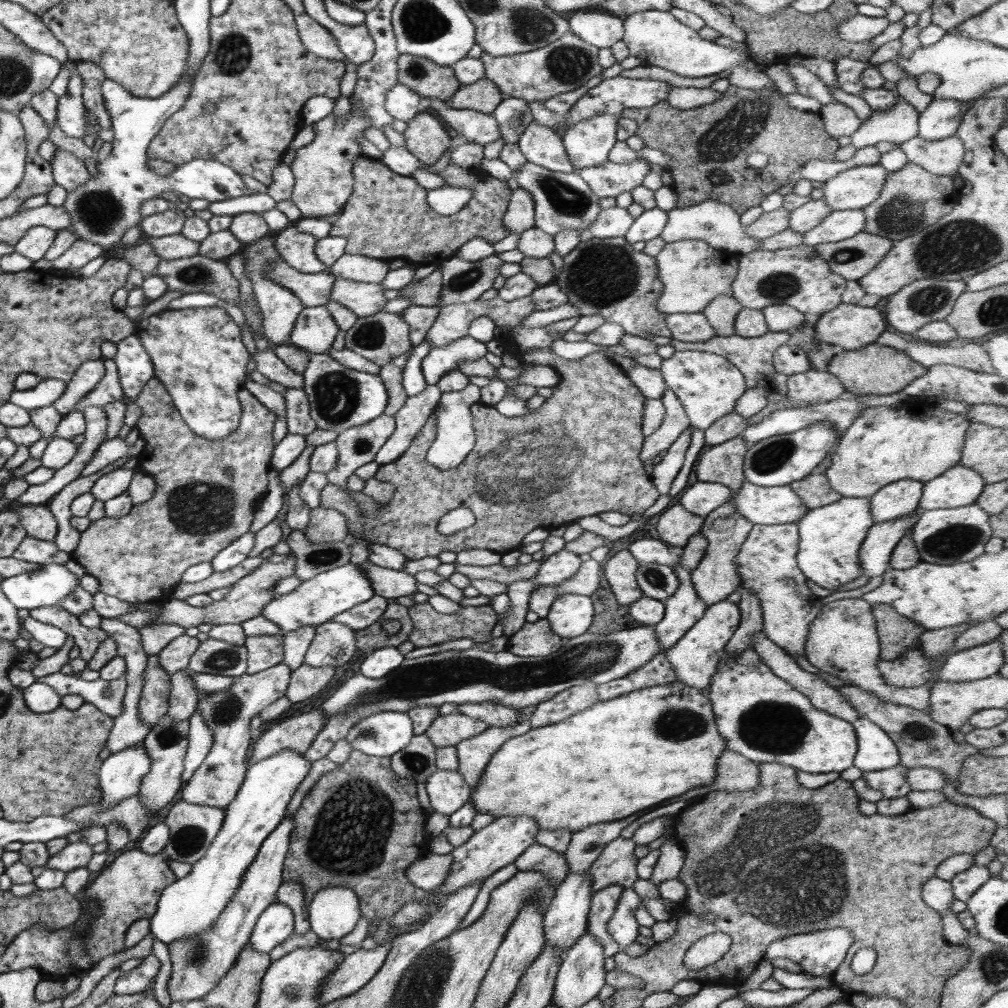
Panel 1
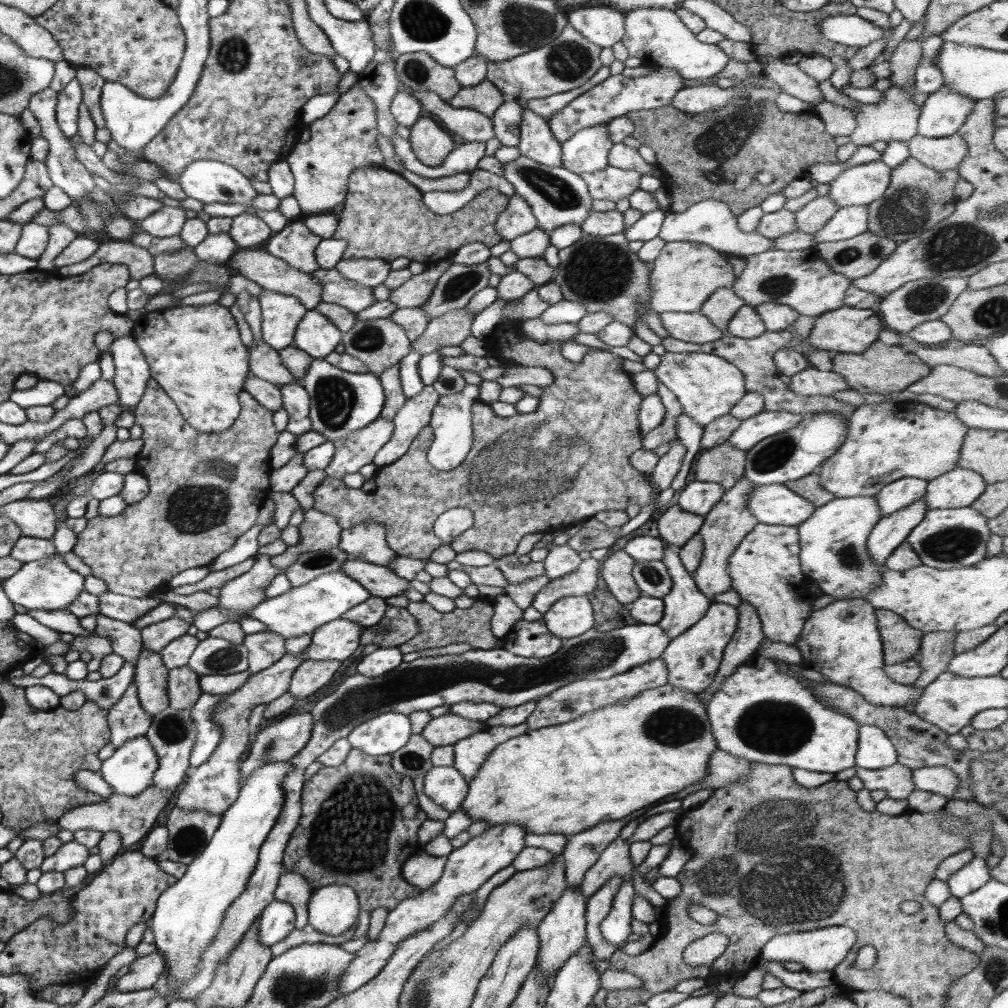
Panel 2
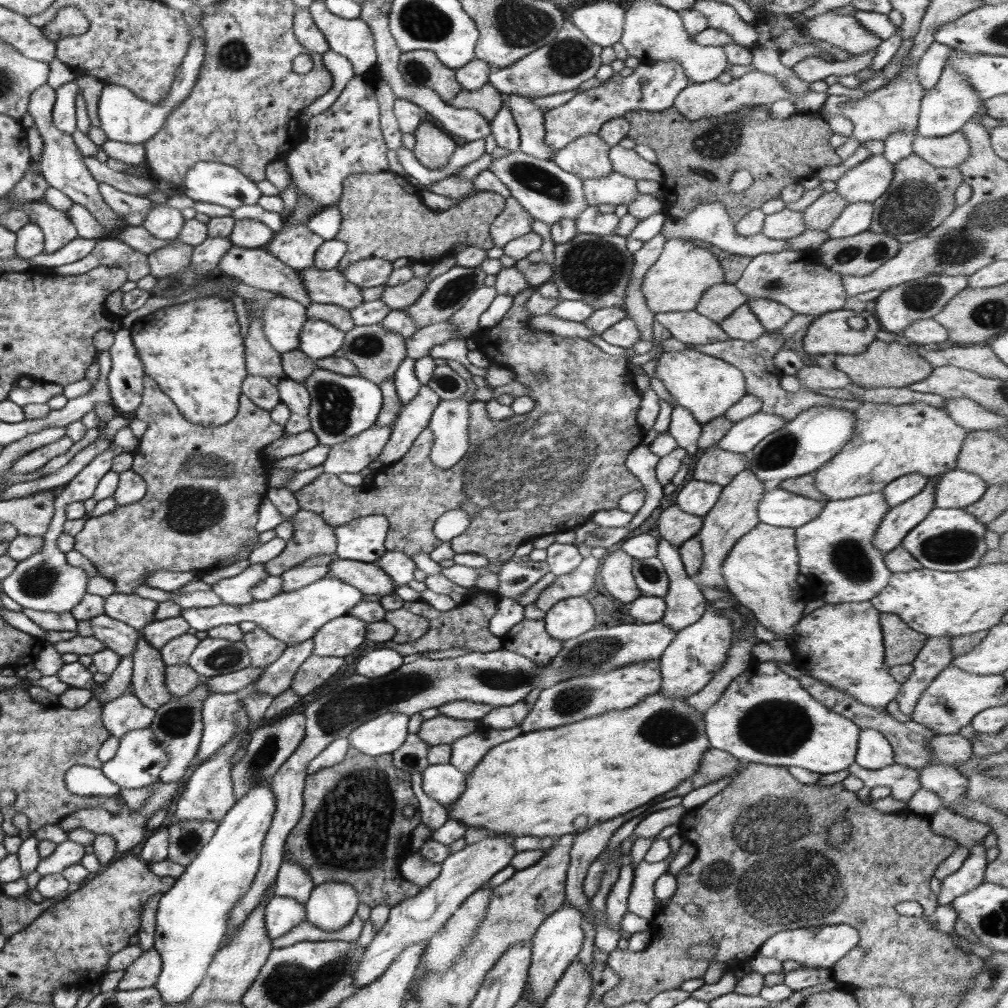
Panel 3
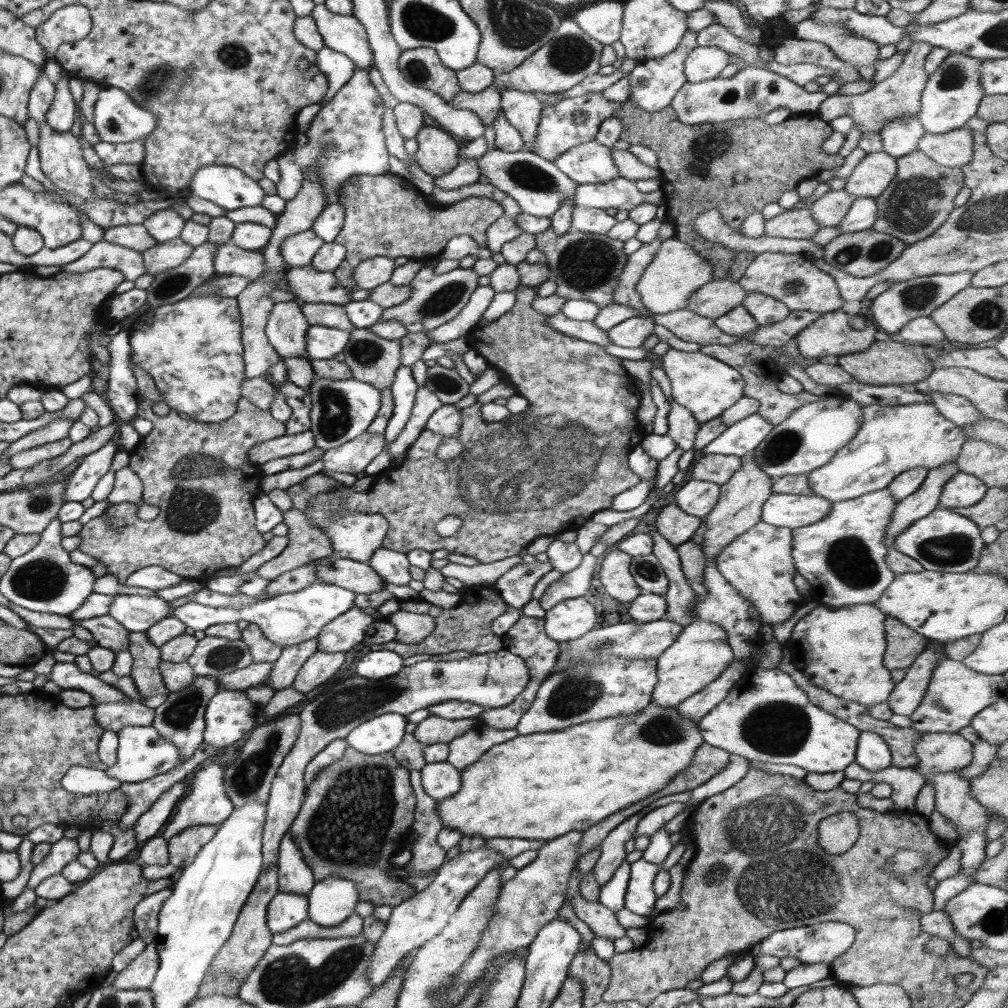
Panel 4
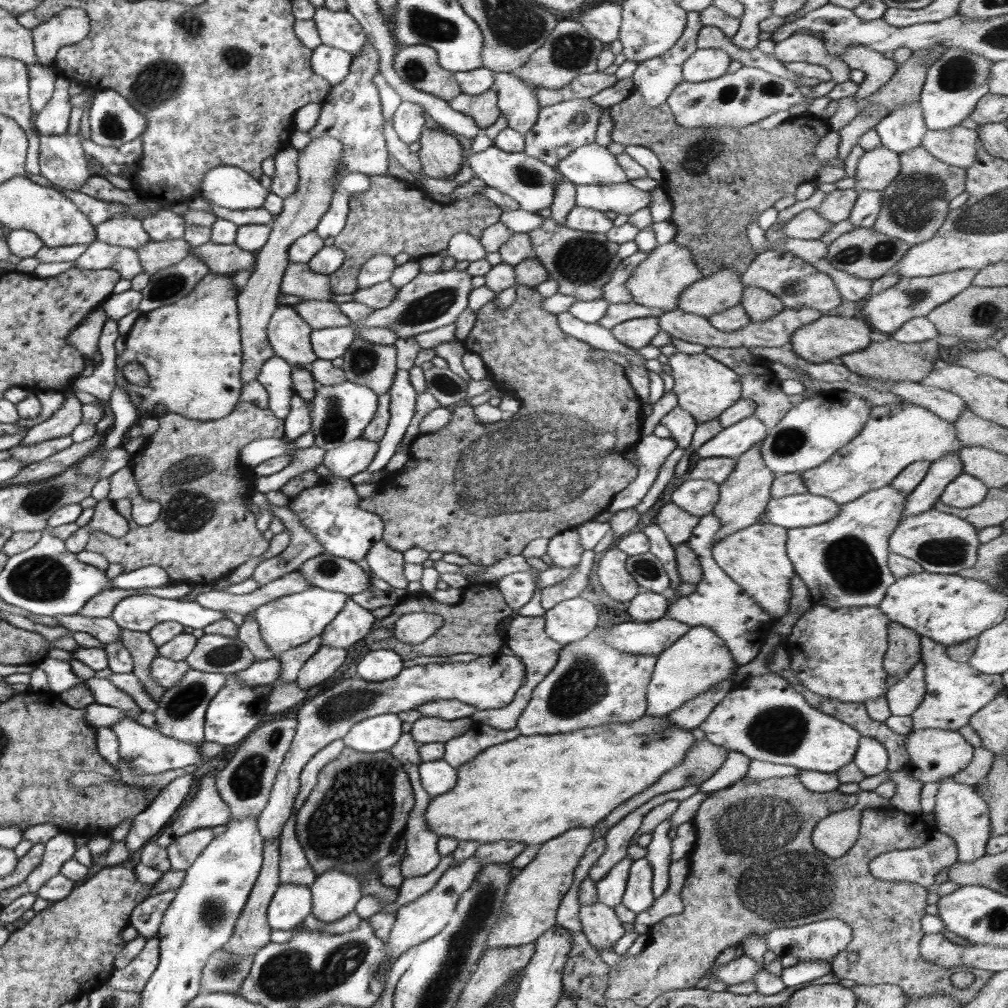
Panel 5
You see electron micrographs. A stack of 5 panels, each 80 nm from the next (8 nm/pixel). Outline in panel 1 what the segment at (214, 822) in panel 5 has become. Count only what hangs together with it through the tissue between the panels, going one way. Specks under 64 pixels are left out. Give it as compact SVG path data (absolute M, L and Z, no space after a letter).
M281 663L257 674L242 674L234 678L234 684L228 690L200 693L197 709L204 724L212 731L212 747L192 778L181 788L181 800L222 809L233 801L248 767L246 753L252 742L249 729L251 720L265 706L285 696L290 678L290 668Z

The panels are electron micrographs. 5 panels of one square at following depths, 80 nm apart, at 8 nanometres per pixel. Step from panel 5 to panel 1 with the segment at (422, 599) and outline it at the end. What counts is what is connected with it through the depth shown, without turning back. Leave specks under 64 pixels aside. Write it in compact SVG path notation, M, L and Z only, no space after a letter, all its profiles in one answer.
M414 603L408 612L410 620L412 620L412 633L408 640L414 644L415 648L439 645L455 639L469 638L474 643L486 643L491 641L494 626L497 624L497 614L492 606L464 606L454 614L442 614L436 612L430 604Z

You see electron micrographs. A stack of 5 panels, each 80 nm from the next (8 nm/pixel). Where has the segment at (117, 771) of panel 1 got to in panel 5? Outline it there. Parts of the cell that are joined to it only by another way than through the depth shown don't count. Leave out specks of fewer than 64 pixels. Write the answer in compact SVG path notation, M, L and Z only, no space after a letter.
M130 717L120 719L116 724L111 726L116 733L119 741L120 759L130 762L136 774L160 774L166 770L174 770L175 768L186 768L192 764L200 764L202 762L202 752L200 752L200 744L188 744L188 742L180 742L164 736L158 729L154 730L146 728L138 724Z

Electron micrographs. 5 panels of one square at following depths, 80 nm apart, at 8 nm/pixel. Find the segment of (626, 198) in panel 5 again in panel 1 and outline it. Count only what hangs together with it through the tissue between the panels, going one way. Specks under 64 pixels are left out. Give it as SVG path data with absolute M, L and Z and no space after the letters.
M638 158L630 164L615 164L606 160L604 165L578 170L598 199L613 197L622 192L631 192L643 185L644 177L653 171L652 164Z

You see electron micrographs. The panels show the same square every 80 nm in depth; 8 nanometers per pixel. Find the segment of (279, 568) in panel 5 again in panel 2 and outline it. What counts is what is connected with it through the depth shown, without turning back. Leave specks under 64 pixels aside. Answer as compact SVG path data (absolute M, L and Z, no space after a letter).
M314 508L304 510L303 513L304 520L297 526L300 542L296 546L287 546L282 554L270 557L273 566L281 570L294 564L303 552L328 550L339 546L343 528L335 516L324 514Z

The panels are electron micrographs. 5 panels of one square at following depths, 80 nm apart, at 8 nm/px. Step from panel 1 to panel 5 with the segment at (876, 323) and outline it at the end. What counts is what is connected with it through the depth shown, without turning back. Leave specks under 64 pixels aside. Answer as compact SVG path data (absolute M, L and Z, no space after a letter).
M822 315L818 320L796 330L788 347L809 363L830 362L843 354L864 350L873 341L870 338L871 329L867 321L837 315Z

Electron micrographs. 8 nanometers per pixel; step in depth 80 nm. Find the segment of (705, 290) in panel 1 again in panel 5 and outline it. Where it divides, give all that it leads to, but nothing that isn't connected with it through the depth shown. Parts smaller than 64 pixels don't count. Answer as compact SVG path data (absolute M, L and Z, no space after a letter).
M674 241L663 245L657 245L650 252L650 256L638 264L626 281L626 288L630 291L633 301L648 308L661 308L671 311L677 308L680 293L693 282L699 281L703 276L696 262L692 259L692 253L686 246L680 246Z

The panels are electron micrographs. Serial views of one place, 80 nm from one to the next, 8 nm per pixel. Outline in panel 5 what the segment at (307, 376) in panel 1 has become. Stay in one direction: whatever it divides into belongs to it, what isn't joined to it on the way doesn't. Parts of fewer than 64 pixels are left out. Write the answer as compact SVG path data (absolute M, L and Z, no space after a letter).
M348 380L332 386L318 384L311 403L311 431L315 436L315 445L324 450L332 450L361 438L378 410L378 400L379 397L373 390Z

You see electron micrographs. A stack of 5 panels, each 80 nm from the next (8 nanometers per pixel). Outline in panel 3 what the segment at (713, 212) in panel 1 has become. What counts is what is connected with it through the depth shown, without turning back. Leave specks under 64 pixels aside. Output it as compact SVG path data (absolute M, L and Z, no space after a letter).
M710 202L698 205L686 218L672 218L666 213L666 220L661 232L666 238L701 240L710 243L713 249L720 249L725 255L734 254L742 257L756 257L765 253L784 252L789 249L789 242L774 240L765 234L742 235L735 229L730 215L721 203Z

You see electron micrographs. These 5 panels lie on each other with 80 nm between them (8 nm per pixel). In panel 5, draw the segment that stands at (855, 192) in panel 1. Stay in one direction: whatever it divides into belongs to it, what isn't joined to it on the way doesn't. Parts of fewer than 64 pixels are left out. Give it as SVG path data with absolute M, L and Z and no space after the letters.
M884 145L874 150L866 150L858 162L854 190L858 195L865 190L883 192L899 174L898 153L888 150Z

